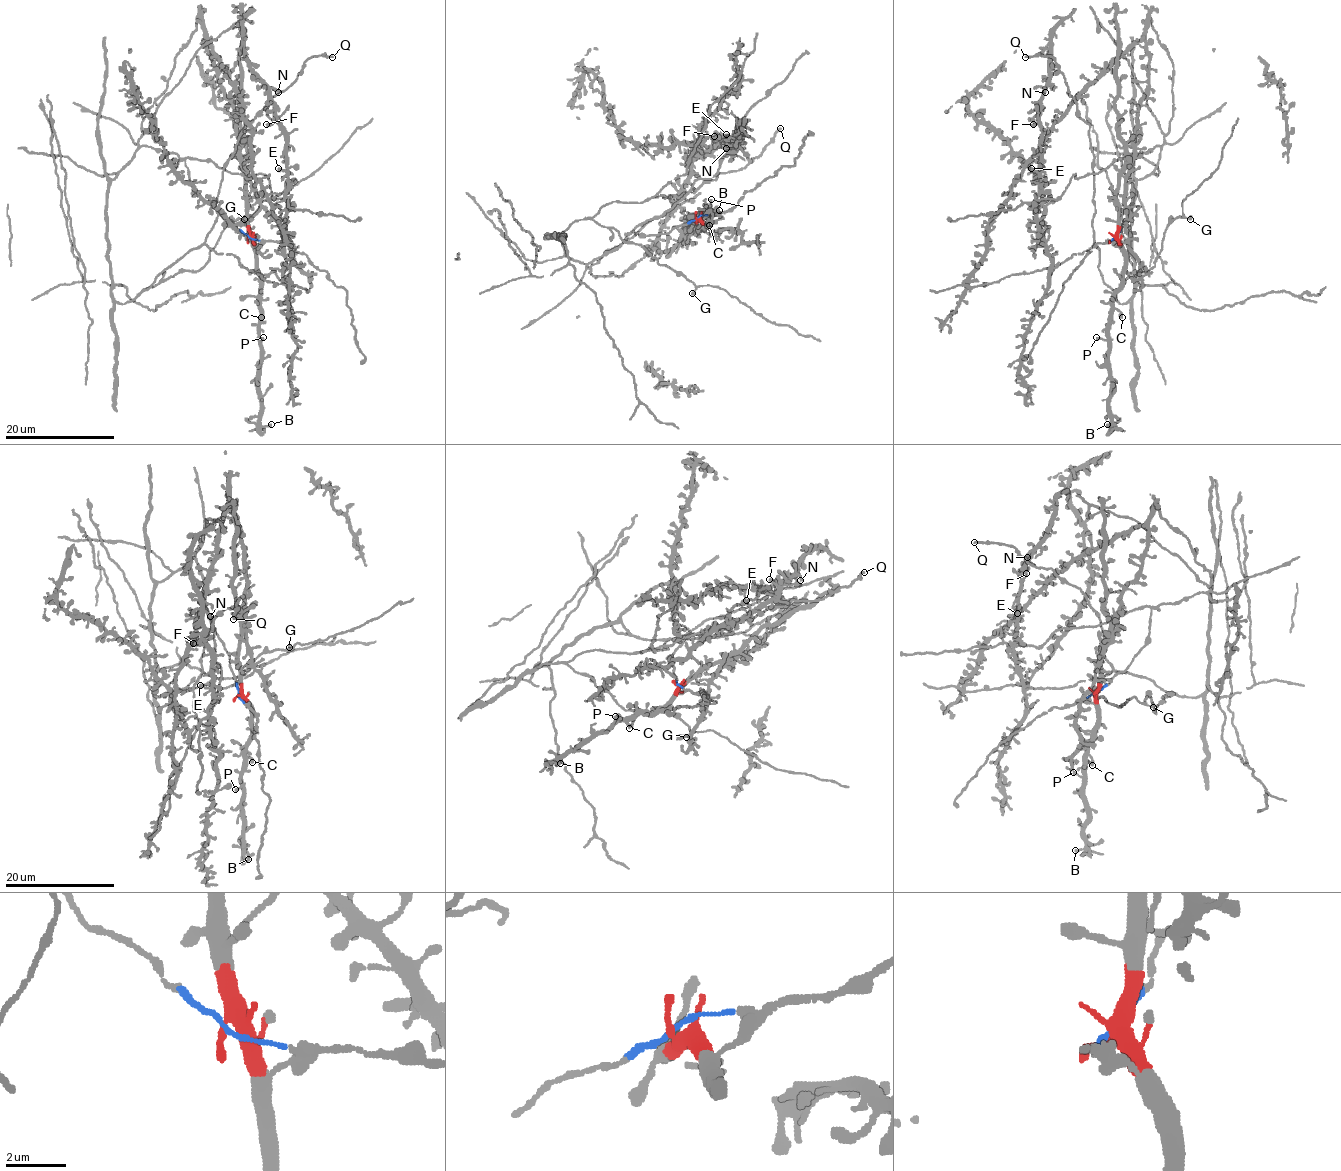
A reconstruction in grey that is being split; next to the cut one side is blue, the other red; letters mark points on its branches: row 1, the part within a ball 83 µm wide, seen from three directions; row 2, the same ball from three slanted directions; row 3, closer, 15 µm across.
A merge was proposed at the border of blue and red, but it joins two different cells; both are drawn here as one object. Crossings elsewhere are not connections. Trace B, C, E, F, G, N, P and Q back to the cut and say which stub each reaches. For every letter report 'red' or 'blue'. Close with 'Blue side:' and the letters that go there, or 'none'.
B: red
C: red
E: blue
F: blue
G: blue
N: blue
P: red
Q: blue
Blue side: E, F, G, N, Q

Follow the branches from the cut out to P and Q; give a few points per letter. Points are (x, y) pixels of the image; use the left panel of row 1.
P: (248, 238), (251, 238), (257, 261), (260, 338), (263, 337)
Q: (248, 238), (174, 153), (141, 147), (110, 182), (124, 304), (205, 241), (238, 136), (308, 59), (332, 56)

